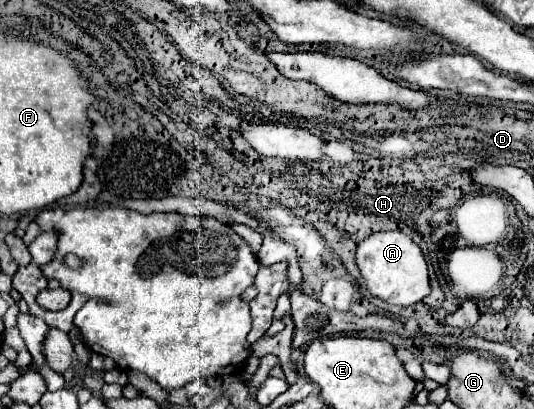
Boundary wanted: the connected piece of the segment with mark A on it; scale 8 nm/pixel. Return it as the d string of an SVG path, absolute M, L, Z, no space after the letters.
M401 231L373 233L365 241L361 241L359 249L357 249L357 265L359 265L361 275L367 281L367 289L375 297L379 297L391 305L409 307L409 305L423 301L431 293L425 257L423 257L419 245Z

